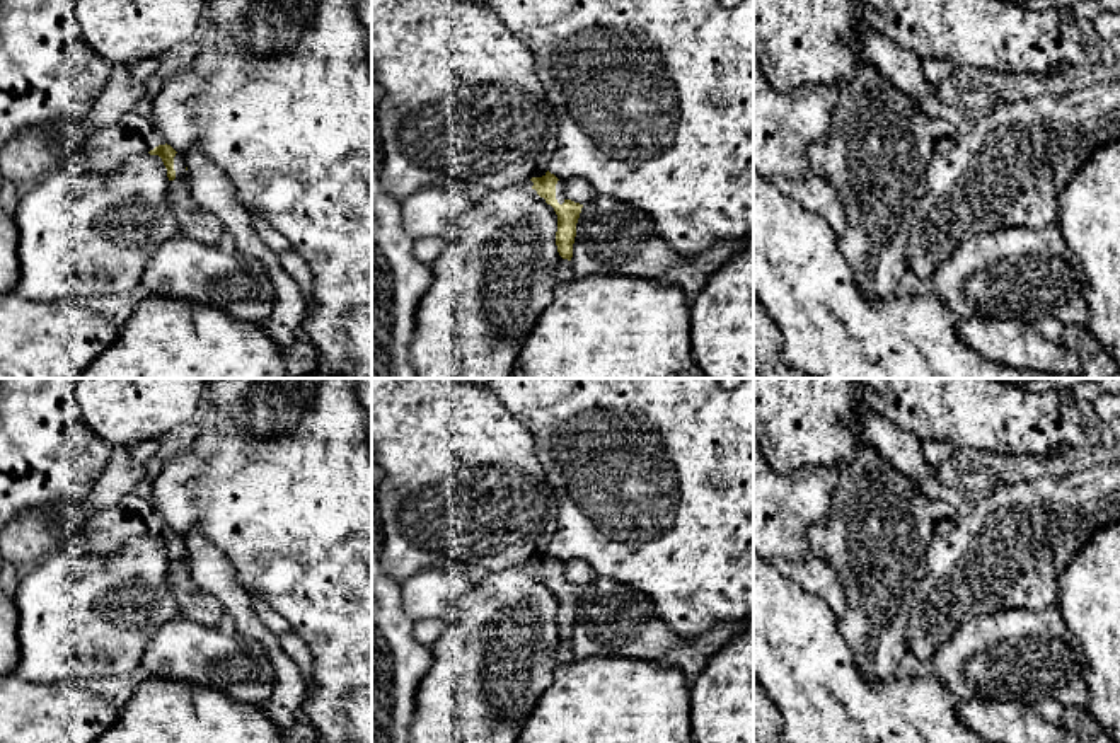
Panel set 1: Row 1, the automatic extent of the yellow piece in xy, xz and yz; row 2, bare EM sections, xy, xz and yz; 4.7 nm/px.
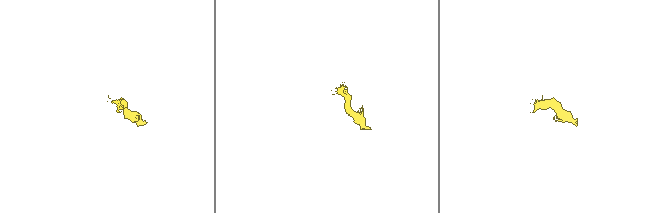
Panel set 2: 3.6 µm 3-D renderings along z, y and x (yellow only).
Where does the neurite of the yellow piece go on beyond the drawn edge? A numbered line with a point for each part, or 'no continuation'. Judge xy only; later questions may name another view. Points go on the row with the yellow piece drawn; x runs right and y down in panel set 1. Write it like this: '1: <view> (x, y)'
1: xy (179, 162)

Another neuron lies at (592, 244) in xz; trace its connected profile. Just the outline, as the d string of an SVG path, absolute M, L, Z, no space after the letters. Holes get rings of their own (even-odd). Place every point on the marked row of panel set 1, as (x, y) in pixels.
M597 196L583 204L573 244L574 276L631 276L675 285L694 303L706 281L733 256L735 242L718 240L706 252L684 257L656 230L655 220L643 210L609 196Z

